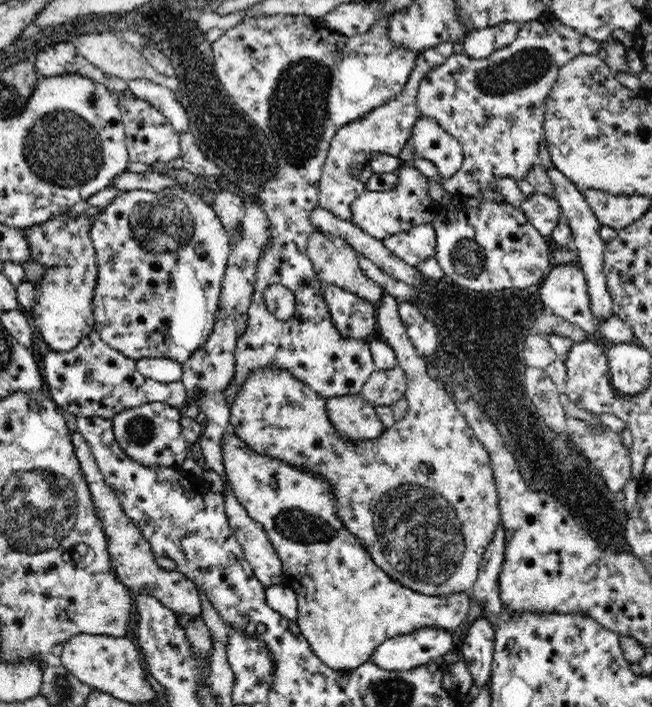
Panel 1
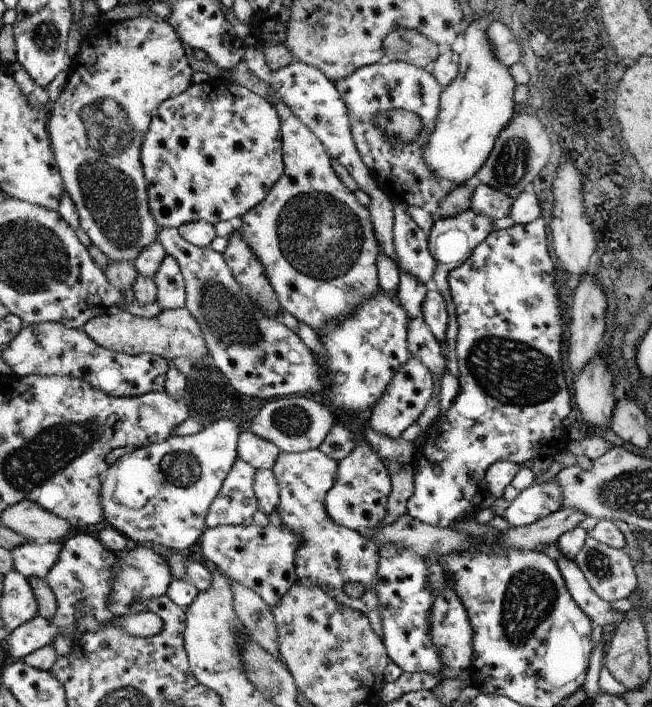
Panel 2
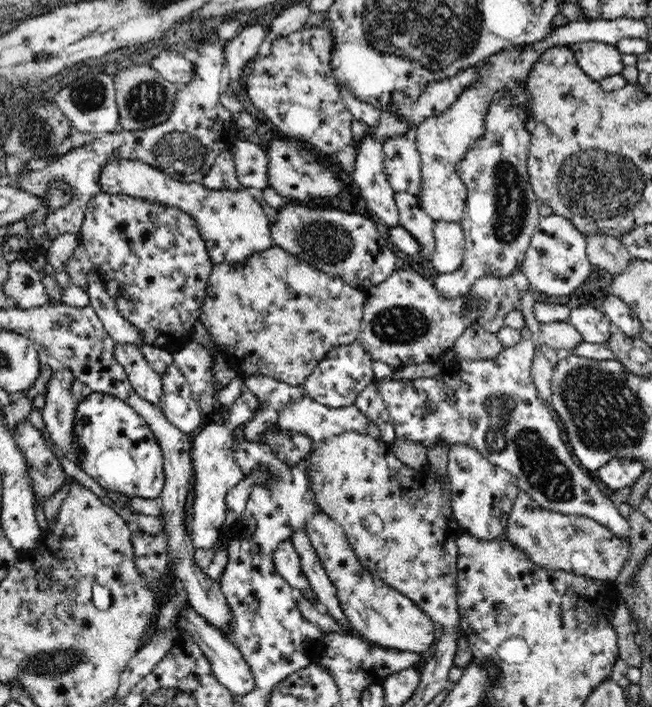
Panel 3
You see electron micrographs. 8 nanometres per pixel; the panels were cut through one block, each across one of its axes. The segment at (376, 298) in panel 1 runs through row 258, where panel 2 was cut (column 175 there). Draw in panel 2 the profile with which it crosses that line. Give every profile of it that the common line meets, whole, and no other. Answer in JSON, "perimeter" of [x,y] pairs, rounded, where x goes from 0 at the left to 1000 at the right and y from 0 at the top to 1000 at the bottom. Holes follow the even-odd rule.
{"perimeter":[[[287,436],[250,438],[244,447],[235,447],[235,450],[207,450],[195,441],[176,441],[170,447],[140,450],[140,455],[127,461],[127,470],[133,470],[133,475],[146,481],[146,487],[152,487],[155,492],[173,495],[179,501],[195,501],[195,504],[235,501],[235,504],[253,506],[256,512],[284,506],[299,515],[305,506],[317,501],[317,487],[314,487],[308,461],[302,458],[302,453],[293,447]]]}

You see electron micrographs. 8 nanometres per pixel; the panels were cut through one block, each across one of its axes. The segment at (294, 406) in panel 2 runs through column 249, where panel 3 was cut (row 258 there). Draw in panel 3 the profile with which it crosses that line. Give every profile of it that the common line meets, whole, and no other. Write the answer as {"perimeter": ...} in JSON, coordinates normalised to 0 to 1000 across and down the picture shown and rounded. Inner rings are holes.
{"perimeter":[[[607,274],[607,294],[613,297],[613,320],[620,320],[647,348],[644,362],[663,371],[663,359],[669,354],[669,334],[666,320],[672,311],[660,308],[650,294],[644,291],[644,280],[629,274]]]}

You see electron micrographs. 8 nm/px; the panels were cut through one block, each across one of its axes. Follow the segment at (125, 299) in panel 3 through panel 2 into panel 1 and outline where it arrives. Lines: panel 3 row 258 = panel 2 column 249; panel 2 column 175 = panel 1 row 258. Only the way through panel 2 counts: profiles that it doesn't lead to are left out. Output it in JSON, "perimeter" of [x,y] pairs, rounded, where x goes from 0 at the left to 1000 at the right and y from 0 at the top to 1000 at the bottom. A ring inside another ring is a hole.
{"perimeter":[[[252,266],[245,272],[230,272],[230,269],[199,269],[193,274],[181,274],[178,283],[172,283],[160,297],[153,297],[147,306],[138,308],[141,322],[138,322],[138,339],[147,356],[147,368],[150,368],[150,393],[144,402],[144,470],[150,472],[150,478],[187,498],[193,506],[202,509],[221,509],[221,506],[261,506],[270,509],[273,515],[282,515],[285,509],[291,509],[291,504],[313,489],[313,484],[319,481],[319,475],[325,472],[328,461],[331,461],[331,444],[337,441],[337,416],[340,416],[340,402],[344,402],[344,390],[347,390],[347,376],[350,376],[350,365],[356,359],[356,345],[353,345],[353,334],[347,331],[347,322],[340,320],[340,314],[331,308],[331,303],[325,300],[322,289],[313,286],[310,277],[298,274],[298,272],[285,272],[276,266]]]}

